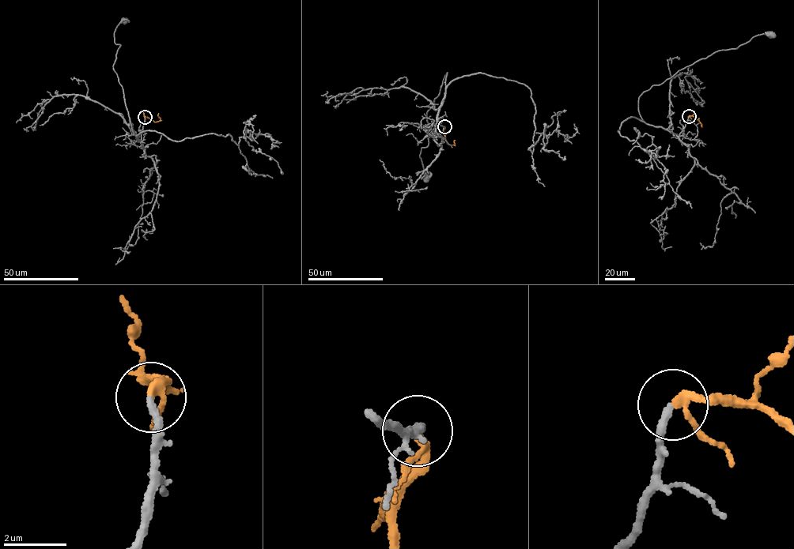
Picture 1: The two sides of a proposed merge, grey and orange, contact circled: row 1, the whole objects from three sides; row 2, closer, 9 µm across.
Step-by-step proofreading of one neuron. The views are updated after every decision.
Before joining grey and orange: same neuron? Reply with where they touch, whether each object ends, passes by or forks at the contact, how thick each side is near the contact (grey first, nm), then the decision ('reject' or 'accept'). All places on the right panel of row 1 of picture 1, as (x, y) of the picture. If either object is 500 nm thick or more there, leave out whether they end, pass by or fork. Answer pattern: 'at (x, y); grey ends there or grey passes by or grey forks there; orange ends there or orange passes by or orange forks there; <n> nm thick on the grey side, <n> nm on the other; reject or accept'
at (689, 116); grey ends there; orange passes by; 240 nm thick on the grey side, 200 nm on the other; accept

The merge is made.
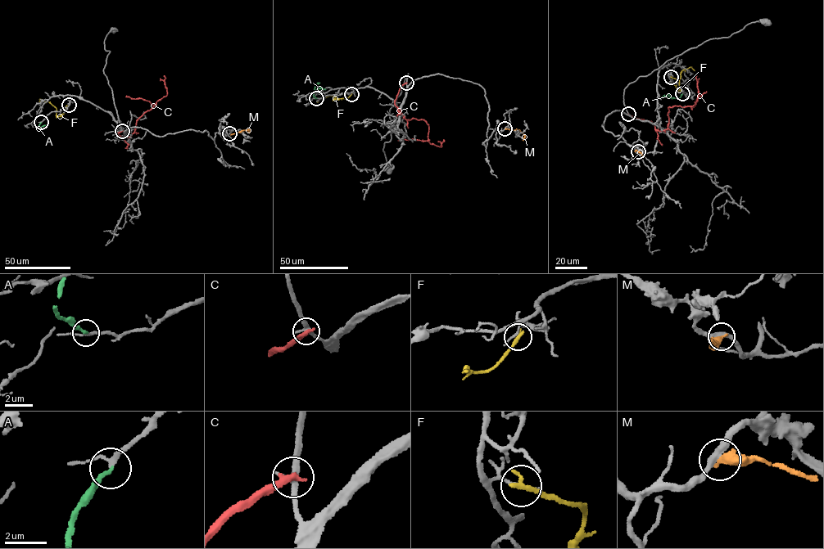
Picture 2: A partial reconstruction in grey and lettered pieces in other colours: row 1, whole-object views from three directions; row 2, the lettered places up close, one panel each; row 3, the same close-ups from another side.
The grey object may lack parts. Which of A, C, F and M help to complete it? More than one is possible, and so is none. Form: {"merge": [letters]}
{"merge": ["A"]}

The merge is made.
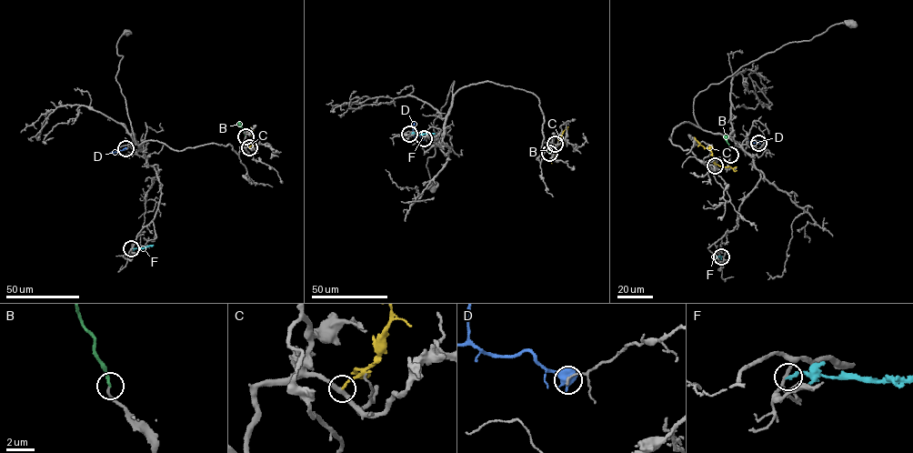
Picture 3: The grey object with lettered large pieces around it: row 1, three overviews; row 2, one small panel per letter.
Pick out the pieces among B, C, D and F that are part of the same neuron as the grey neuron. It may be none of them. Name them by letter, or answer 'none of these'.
B

